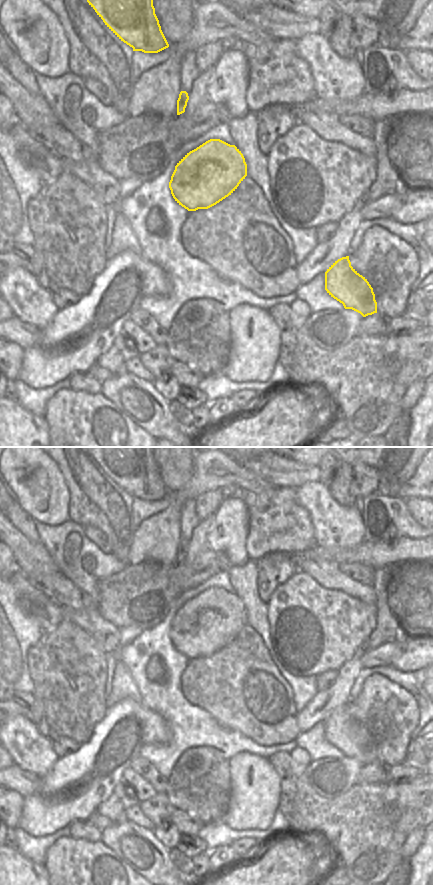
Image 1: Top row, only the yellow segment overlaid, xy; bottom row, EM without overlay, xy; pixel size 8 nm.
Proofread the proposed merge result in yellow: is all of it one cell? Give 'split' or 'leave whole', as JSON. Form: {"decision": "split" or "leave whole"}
{"decision": "leave whole"}

